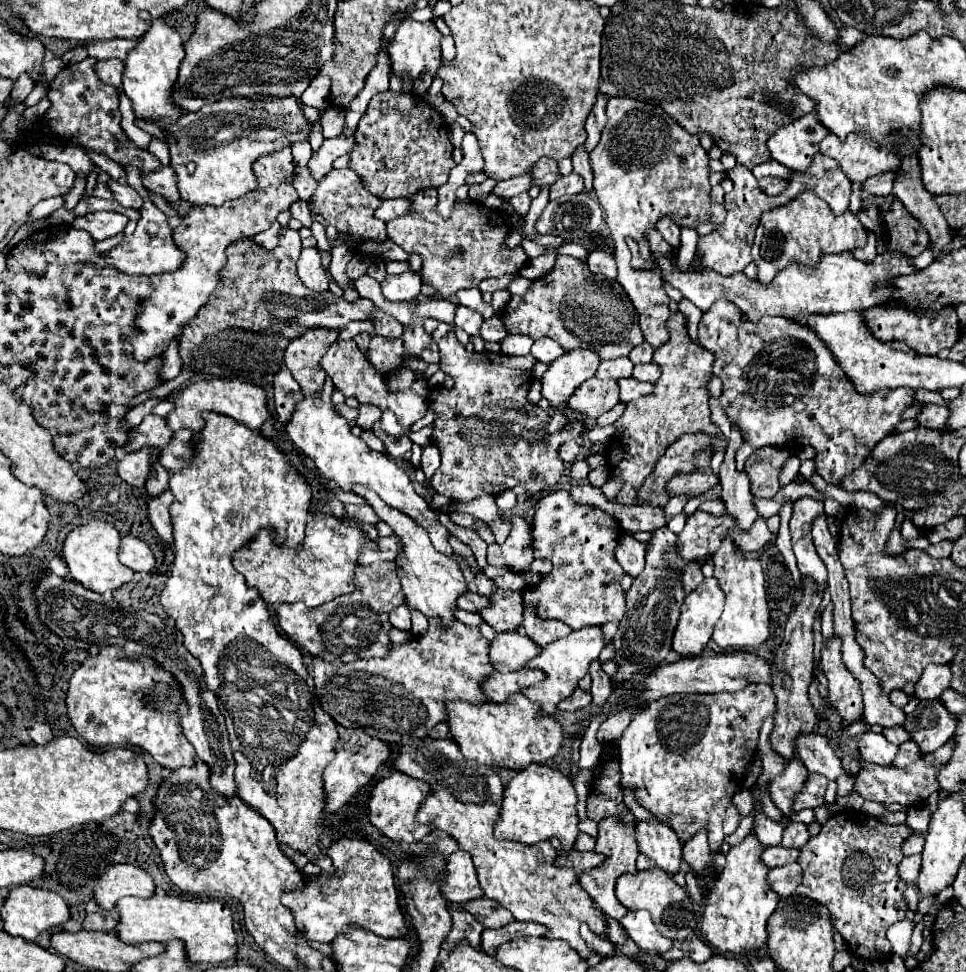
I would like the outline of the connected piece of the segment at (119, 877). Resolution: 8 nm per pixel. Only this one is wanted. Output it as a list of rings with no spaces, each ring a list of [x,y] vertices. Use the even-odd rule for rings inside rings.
[[[118,863],[106,867],[106,871],[100,875],[94,889],[94,899],[102,909],[114,909],[120,897],[150,897],[152,893],[154,881],[144,869]]]

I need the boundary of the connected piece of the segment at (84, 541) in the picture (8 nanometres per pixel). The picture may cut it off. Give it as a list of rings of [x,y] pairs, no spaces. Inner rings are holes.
[[[90,521],[88,525],[74,529],[66,537],[62,547],[62,555],[70,569],[70,577],[94,593],[106,593],[122,587],[132,579],[134,571],[118,561],[118,545],[120,533],[106,521]]]

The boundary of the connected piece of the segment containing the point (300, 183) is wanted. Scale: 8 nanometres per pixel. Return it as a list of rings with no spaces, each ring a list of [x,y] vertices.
[[[298,167],[294,173],[294,189],[296,189],[298,197],[308,201],[312,197],[312,193],[316,191],[316,187],[318,187],[318,183],[312,179],[308,167]]]

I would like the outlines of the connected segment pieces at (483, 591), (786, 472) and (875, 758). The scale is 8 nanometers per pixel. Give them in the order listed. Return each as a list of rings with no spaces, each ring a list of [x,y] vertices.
[[[478,575],[478,577],[476,577],[476,585],[478,585],[478,593],[480,593],[480,595],[484,595],[484,597],[492,595],[492,593],[494,593],[494,589],[496,589],[494,581],[492,581],[492,579],[488,579],[486,575]]]
[[[796,456],[790,457],[785,462],[779,475],[779,482],[781,487],[785,487],[795,479],[799,472],[800,465],[801,461]]]
[[[866,731],[860,739],[858,739],[858,753],[864,761],[868,763],[876,763],[876,765],[888,765],[892,763],[892,759],[898,753],[898,747],[888,743],[884,735]]]

